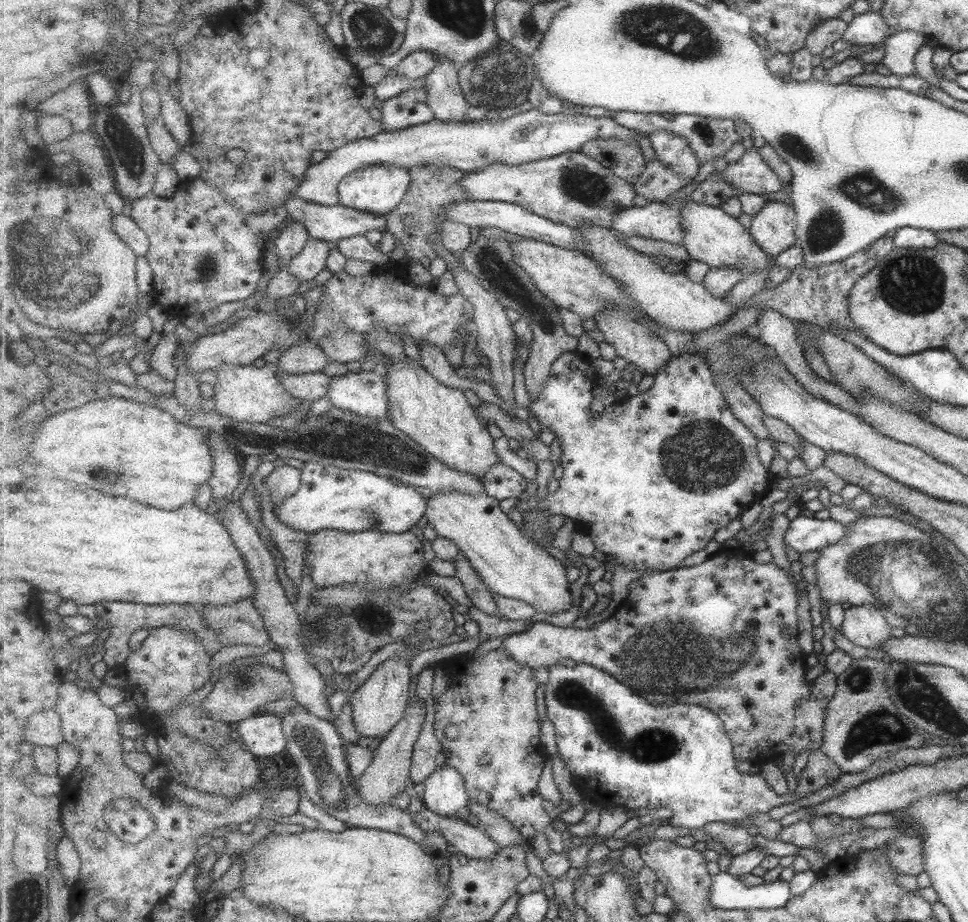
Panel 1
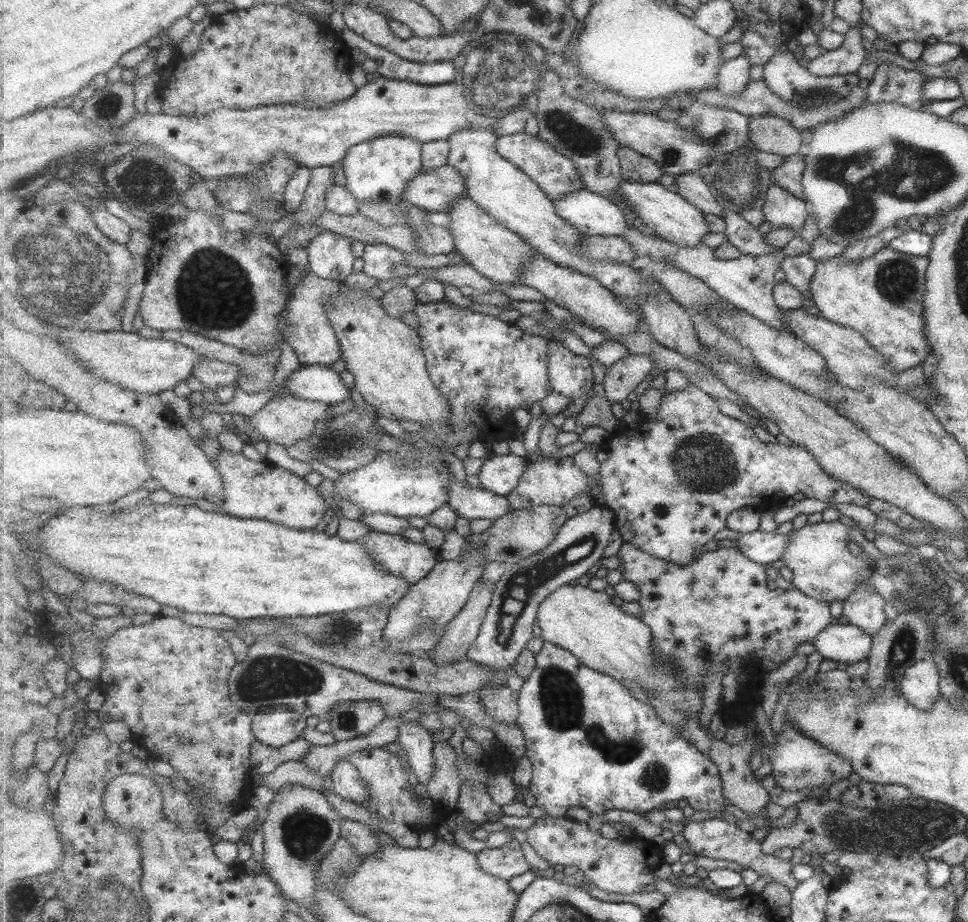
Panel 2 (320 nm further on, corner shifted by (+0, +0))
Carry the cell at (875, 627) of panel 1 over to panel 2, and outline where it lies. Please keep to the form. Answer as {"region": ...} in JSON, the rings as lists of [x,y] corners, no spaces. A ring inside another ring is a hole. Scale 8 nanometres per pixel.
{"region":[[[863,585],[855,586],[857,589],[843,600],[842,615],[847,618],[847,624],[859,628],[863,633],[874,635],[882,629],[883,598],[873,588]]]}

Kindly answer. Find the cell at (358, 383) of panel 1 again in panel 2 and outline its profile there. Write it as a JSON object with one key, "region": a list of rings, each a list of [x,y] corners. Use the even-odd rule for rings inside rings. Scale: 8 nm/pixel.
{"region":[[[300,365],[288,376],[286,388],[297,398],[323,402],[329,406],[349,398],[351,388],[341,382],[339,373],[327,365]]]}

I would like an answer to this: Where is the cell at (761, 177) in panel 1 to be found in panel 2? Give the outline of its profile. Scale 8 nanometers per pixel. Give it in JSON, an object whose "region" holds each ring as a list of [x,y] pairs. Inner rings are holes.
{"region":[[[803,152],[788,156],[780,167],[775,168],[771,173],[771,181],[783,186],[797,198],[806,200],[803,194],[803,169],[806,168],[806,161]]]}

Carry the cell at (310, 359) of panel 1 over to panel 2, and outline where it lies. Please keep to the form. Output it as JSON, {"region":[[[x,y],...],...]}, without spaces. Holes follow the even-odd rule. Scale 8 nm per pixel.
{"region":[[[203,359],[193,370],[193,377],[204,387],[215,391],[221,387],[236,386],[241,369],[233,363]]]}

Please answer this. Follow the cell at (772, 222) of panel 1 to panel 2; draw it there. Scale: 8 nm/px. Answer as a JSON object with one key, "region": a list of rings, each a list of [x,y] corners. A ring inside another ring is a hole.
{"region":[[[772,181],[766,194],[765,204],[761,207],[766,214],[766,221],[775,229],[791,227],[796,232],[801,232],[803,220],[807,216],[804,200]]]}

